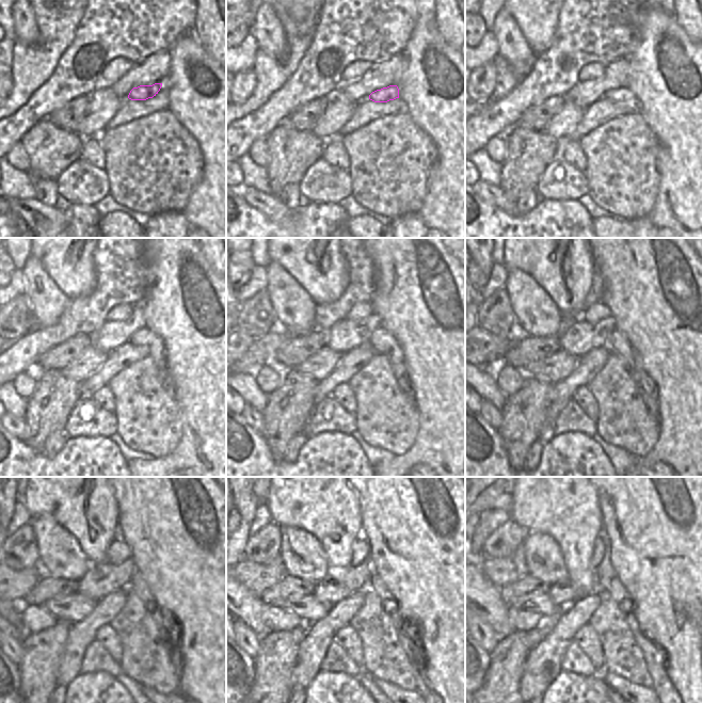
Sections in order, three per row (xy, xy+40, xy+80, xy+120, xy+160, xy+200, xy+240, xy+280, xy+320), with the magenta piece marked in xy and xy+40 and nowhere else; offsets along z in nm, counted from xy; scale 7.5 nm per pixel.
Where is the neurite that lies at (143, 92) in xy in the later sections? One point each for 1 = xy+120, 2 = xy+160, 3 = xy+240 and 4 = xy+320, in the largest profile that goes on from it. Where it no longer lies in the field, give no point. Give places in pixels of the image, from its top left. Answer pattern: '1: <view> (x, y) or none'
1: xy+120 (144, 336)
2: xy+160 (383, 342)
3: xy+240 (170, 629)
4: xy+320 (655, 658)

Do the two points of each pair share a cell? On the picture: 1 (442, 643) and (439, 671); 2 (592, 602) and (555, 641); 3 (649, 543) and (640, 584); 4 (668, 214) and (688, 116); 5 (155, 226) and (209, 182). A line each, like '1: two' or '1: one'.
1: one
2: one
3: one
4: one
5: two

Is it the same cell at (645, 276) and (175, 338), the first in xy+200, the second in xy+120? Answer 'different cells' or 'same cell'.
same cell

